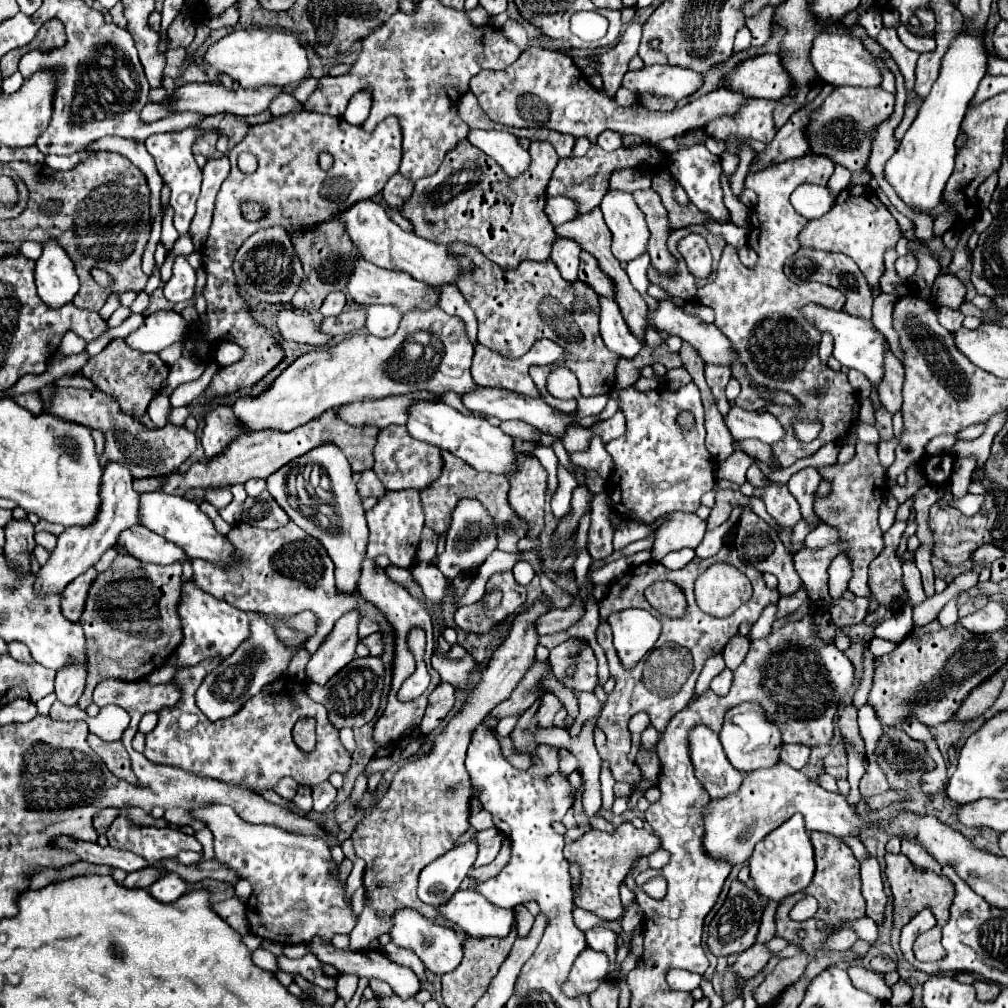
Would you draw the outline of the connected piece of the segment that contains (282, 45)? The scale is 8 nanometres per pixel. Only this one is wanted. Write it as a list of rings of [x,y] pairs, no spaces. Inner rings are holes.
[[[242,28],[226,34],[218,42],[210,44],[202,56],[202,64],[214,68],[218,74],[226,74],[240,88],[258,88],[262,84],[290,86],[306,78],[308,58],[300,40],[284,30],[264,30],[264,28]]]

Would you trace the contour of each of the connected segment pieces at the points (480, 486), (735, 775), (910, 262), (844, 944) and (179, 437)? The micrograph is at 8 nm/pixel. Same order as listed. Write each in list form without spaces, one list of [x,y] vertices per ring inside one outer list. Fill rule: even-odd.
[[[442,452],[442,458],[444,458],[444,468],[440,478],[434,480],[424,490],[420,490],[420,498],[422,498],[422,506],[426,514],[426,526],[432,528],[436,534],[446,532],[456,502],[460,498],[478,498],[488,508],[490,516],[494,518],[496,532],[498,532],[498,548],[504,552],[518,552],[516,542],[526,536],[526,524],[512,512],[512,508],[506,502],[506,494],[508,494],[506,476],[478,472],[476,468],[470,468],[470,464],[466,464],[464,460],[458,460],[458,456],[454,456],[452,452]]]
[[[696,726],[690,732],[690,754],[696,778],[704,784],[712,800],[738,792],[744,776],[726,760],[716,732],[706,726]]]
[[[906,254],[906,256],[902,256],[902,258],[896,260],[896,272],[904,280],[908,276],[912,276],[916,272],[916,268],[918,268],[918,258],[914,254]]]
[[[840,930],[840,932],[834,932],[832,936],[828,936],[828,940],[824,942],[822,948],[826,948],[826,952],[842,952],[842,950],[848,950],[854,942],[858,940],[856,932],[852,930]]]
[[[52,388],[50,404],[48,408],[60,416],[62,420],[72,420],[78,424],[84,424],[88,428],[102,430],[106,434],[106,448],[100,456],[100,464],[104,466],[110,460],[122,462],[130,468],[134,478],[146,478],[146,476],[166,476],[170,472],[176,472],[180,464],[194,452],[196,448],[196,436],[184,426],[166,424],[164,428],[146,428],[140,424],[140,420],[126,416],[116,400],[106,396],[104,392],[96,390],[80,390],[80,388]]]

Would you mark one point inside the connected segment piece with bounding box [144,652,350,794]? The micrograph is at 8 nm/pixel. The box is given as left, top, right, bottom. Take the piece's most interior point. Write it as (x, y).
(254, 748)

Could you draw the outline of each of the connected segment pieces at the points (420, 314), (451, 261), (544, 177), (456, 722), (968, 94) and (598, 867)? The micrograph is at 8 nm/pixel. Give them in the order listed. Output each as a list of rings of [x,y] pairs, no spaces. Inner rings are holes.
[[[414,308],[408,312],[400,328],[390,338],[370,334],[354,334],[326,350],[312,350],[298,356],[262,394],[240,396],[232,404],[232,412],[246,432],[260,432],[262,428],[278,428],[290,432],[322,412],[338,404],[356,400],[374,400],[386,396],[402,396],[410,392],[442,394],[452,390],[464,394],[474,388],[470,376],[470,360],[474,346],[464,336],[464,324],[458,316],[434,308]]]
[[[362,200],[350,206],[346,212],[340,212],[336,218],[342,220],[344,230],[350,236],[352,244],[358,248],[358,252],[368,262],[380,268],[406,272],[426,284],[454,284],[456,276],[470,270],[470,262],[466,258],[454,258],[444,244],[434,244],[412,232],[404,232],[398,224],[390,220],[386,210],[372,200]]]
[[[460,140],[442,160],[438,172],[426,176],[414,184],[414,194],[406,202],[406,218],[410,222],[420,222],[416,226],[434,226],[434,236],[440,242],[454,242],[462,240],[480,248],[480,252],[498,264],[500,268],[516,268],[522,260],[548,260],[550,246],[554,240],[554,228],[544,214],[546,202],[546,186],[552,176],[552,170],[558,164],[558,156],[548,142],[532,142],[530,144],[530,172],[526,176],[510,180],[490,156],[486,156],[480,148],[474,148],[468,140]]]
[[[546,596],[542,600],[536,600],[532,606],[528,606],[514,618],[506,640],[494,650],[478,688],[470,694],[462,712],[454,720],[450,720],[450,724],[444,728],[440,736],[436,736],[434,750],[418,760],[406,762],[394,774],[392,786],[386,792],[386,796],[366,812],[366,818],[354,830],[356,856],[360,856],[366,862],[364,886],[368,906],[360,914],[360,920],[354,926],[354,930],[350,932],[350,950],[368,950],[368,944],[374,938],[390,930],[390,916],[400,906],[416,908],[434,924],[446,926],[436,914],[436,908],[422,904],[422,900],[416,896],[418,874],[426,864],[450,850],[456,838],[462,832],[466,832],[470,816],[470,778],[464,770],[464,756],[470,744],[470,736],[474,728],[482,724],[484,716],[512,694],[512,690],[530,670],[530,664],[536,662],[536,622],[542,614],[546,614],[546,610],[552,608],[554,602]],[[376,912],[384,912],[384,918],[378,918]]]
[[[962,26],[956,40],[950,44],[950,50],[942,58],[940,76],[932,86],[932,92],[926,96],[916,120],[904,134],[896,154],[886,162],[884,176],[902,202],[914,214],[930,214],[942,200],[944,186],[954,170],[956,156],[956,136],[960,132],[962,118],[966,114],[966,106],[972,100],[980,80],[986,74],[986,50],[982,40],[974,40],[966,36],[966,28]]]
[[[630,822],[620,824],[614,834],[606,834],[602,830],[590,830],[582,838],[570,842],[564,846],[564,856],[568,862],[578,862],[582,866],[582,890],[576,896],[574,904],[578,908],[590,910],[598,914],[604,920],[618,920],[622,916],[622,904],[620,904],[620,884],[626,878],[632,864],[658,850],[662,844],[656,834],[650,834],[646,828],[634,828]]]

